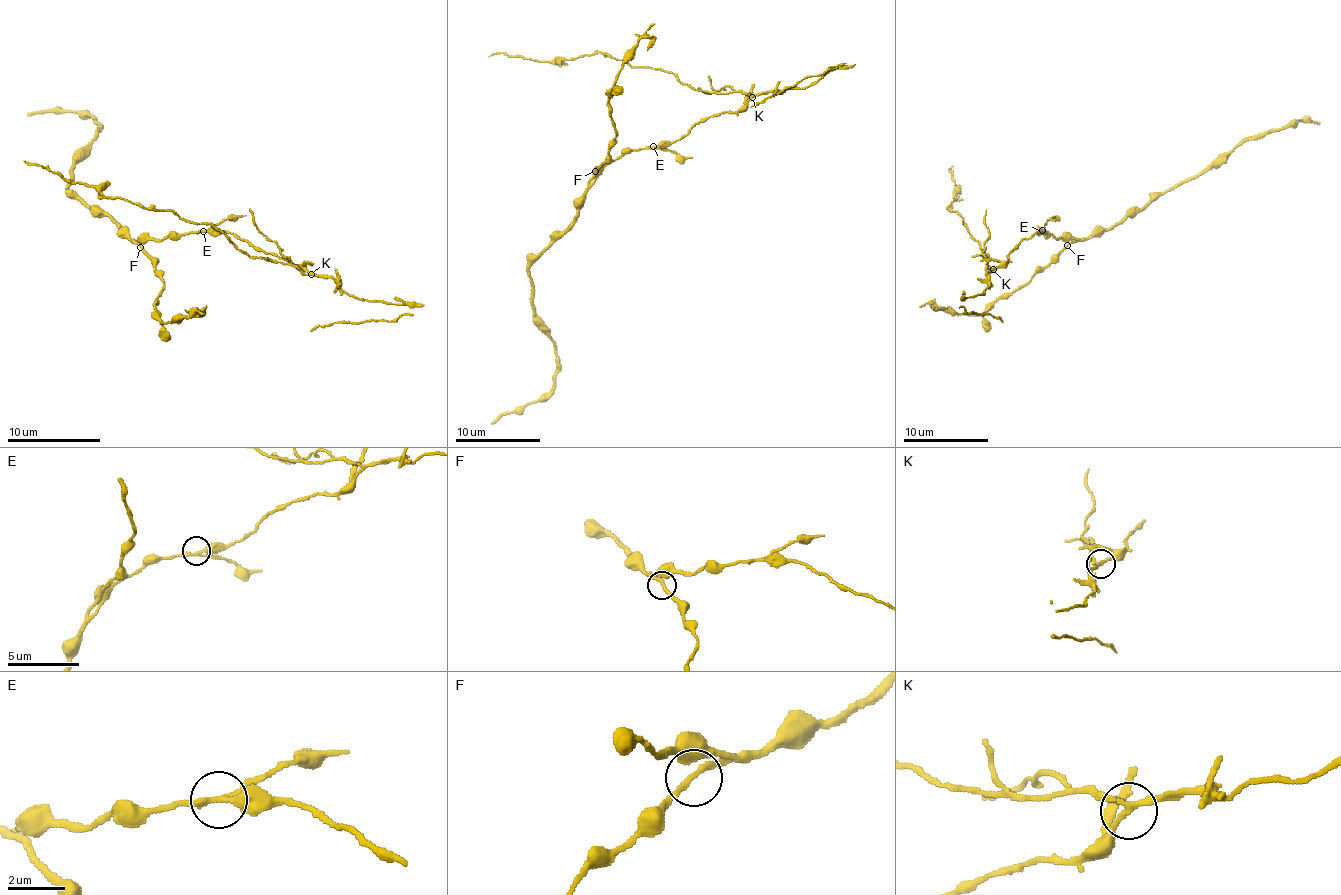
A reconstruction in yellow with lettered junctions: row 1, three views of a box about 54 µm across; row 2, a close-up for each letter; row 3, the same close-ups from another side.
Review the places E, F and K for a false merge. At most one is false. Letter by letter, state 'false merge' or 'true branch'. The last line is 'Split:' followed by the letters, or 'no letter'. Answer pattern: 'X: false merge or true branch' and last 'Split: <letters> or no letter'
E: true branch
F: true branch
K: false merge
Split: K

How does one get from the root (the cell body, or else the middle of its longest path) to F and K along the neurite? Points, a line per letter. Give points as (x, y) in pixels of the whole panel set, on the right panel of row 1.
F: (1037, 230), (1061, 237), (1067, 245)
K: (1037, 230), (1008, 256), (1008, 260), (993, 269)

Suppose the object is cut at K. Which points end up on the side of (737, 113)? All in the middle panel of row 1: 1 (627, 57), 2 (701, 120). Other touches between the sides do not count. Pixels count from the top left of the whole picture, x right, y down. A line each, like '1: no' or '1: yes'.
1: yes
2: yes

